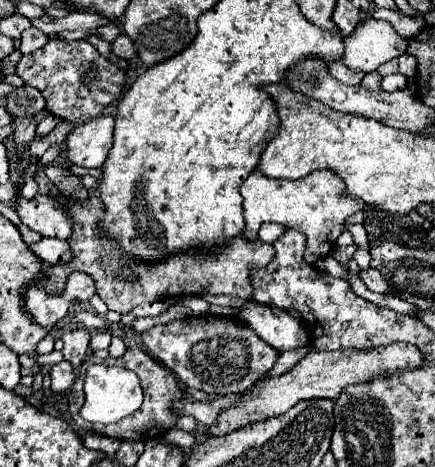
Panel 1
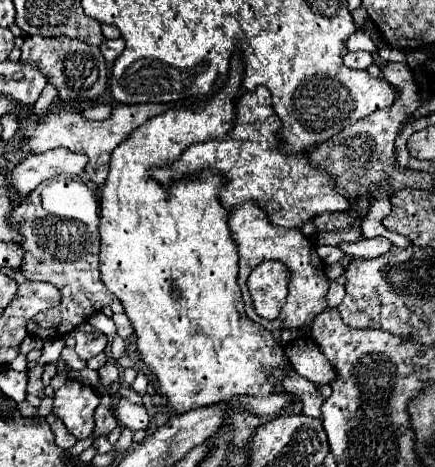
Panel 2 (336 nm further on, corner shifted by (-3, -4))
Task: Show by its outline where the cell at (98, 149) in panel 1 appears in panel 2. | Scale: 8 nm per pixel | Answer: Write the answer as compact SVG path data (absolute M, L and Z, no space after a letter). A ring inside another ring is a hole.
M57 147L39 155L29 155L11 173L11 185L21 193L29 195L37 185L59 175L81 175L87 167L87 155Z

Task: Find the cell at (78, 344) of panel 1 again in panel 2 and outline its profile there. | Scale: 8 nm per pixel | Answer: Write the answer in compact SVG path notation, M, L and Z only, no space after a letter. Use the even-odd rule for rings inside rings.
M89 323L79 325L73 333L75 333L75 339L77 339L75 351L85 361L91 359L93 355L101 353L107 347L107 337L101 331L97 331L95 327L91 327Z

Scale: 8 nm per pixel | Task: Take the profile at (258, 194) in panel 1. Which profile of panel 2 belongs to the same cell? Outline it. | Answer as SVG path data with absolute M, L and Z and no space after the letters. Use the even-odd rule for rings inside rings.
M243 203L243 207L235 207L235 211L231 211L229 215L229 227L233 231L233 239L239 247L239 287L245 299L245 313L247 317L251 317L255 323L263 325L265 329L271 331L271 335L275 337L277 343L287 345L289 341L295 339L311 339L311 331L307 329L315 315L319 315L325 307L325 295L327 295L327 287L329 287L329 279L325 275L325 263L321 261L321 257L317 255L317 247L315 243L305 237L303 233L299 233L299 229L287 229L287 227L271 227L271 223L267 223L267 215L263 215L263 211L259 211L259 207L255 207L255 203ZM265 259L279 259L283 261L289 269L291 269L291 283L289 283L289 295L287 301L281 309L281 315L273 321L267 319L259 319L259 315L255 315L255 307L251 303L251 295L247 293L247 277L249 273Z

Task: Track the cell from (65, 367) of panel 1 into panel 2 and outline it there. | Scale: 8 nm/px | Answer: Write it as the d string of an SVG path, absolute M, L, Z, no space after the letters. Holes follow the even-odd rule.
M67 381L55 391L53 397L53 413L77 439L85 439L93 433L93 411L97 405L97 393L77 381Z

